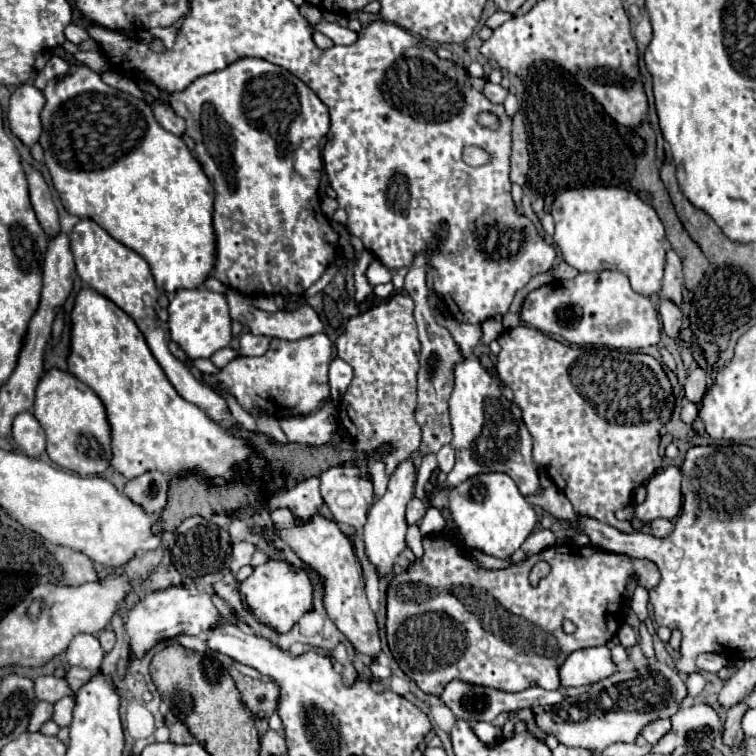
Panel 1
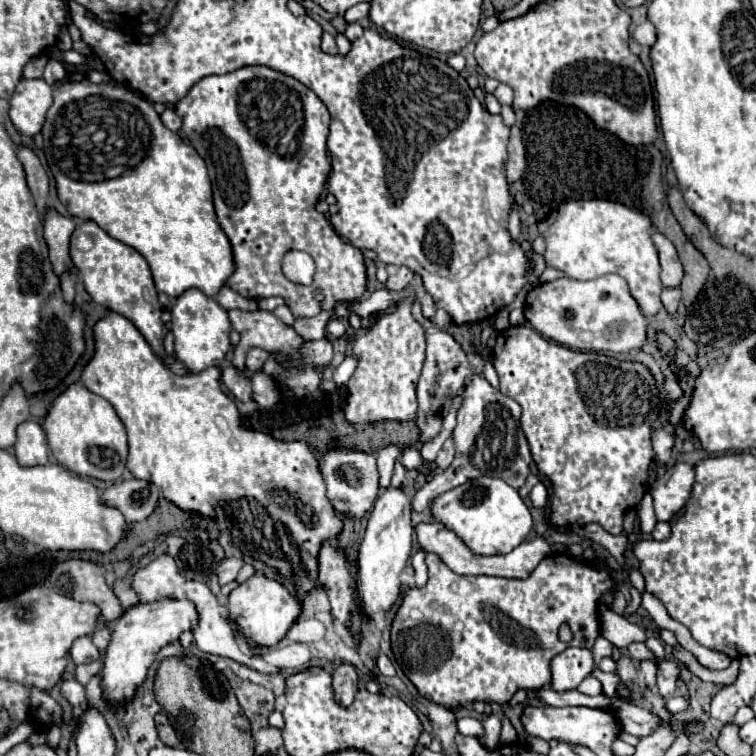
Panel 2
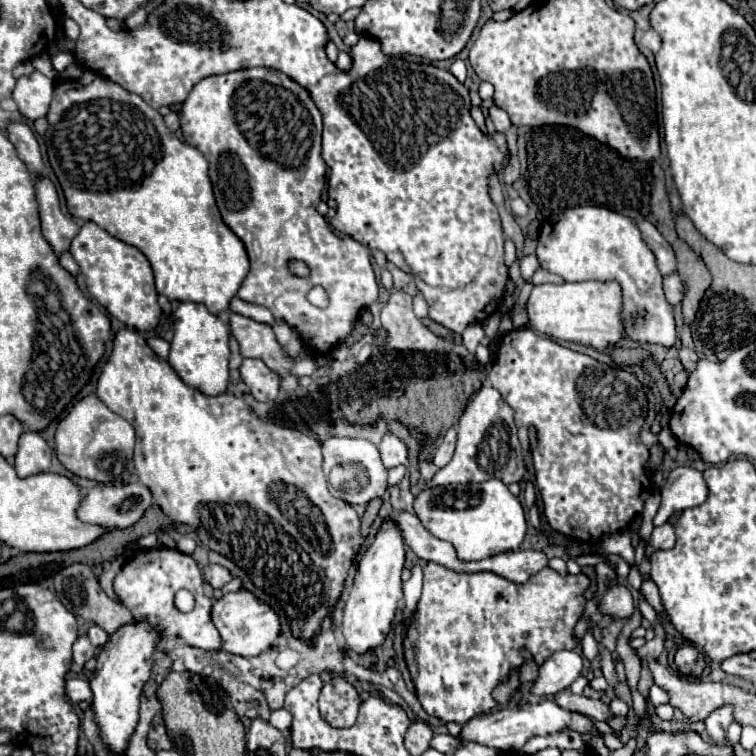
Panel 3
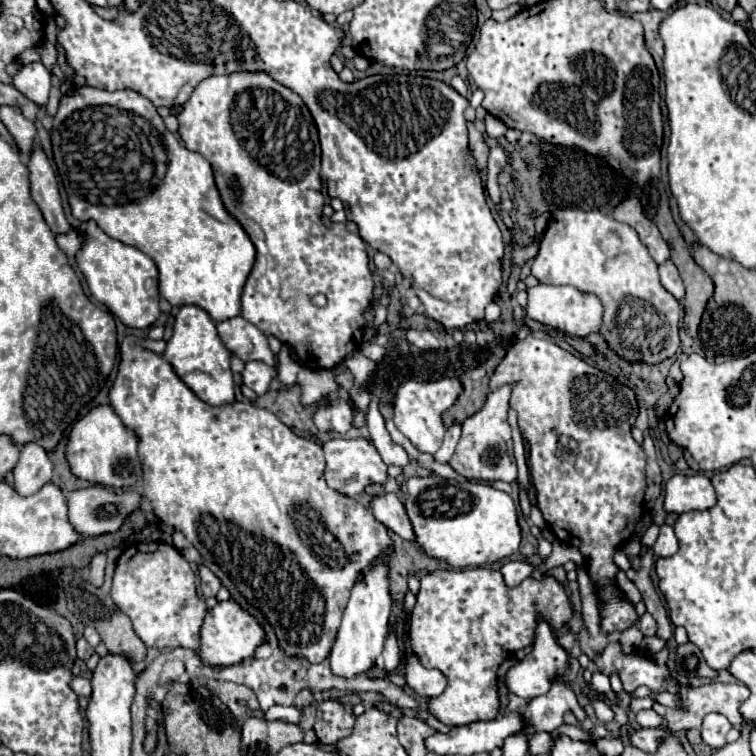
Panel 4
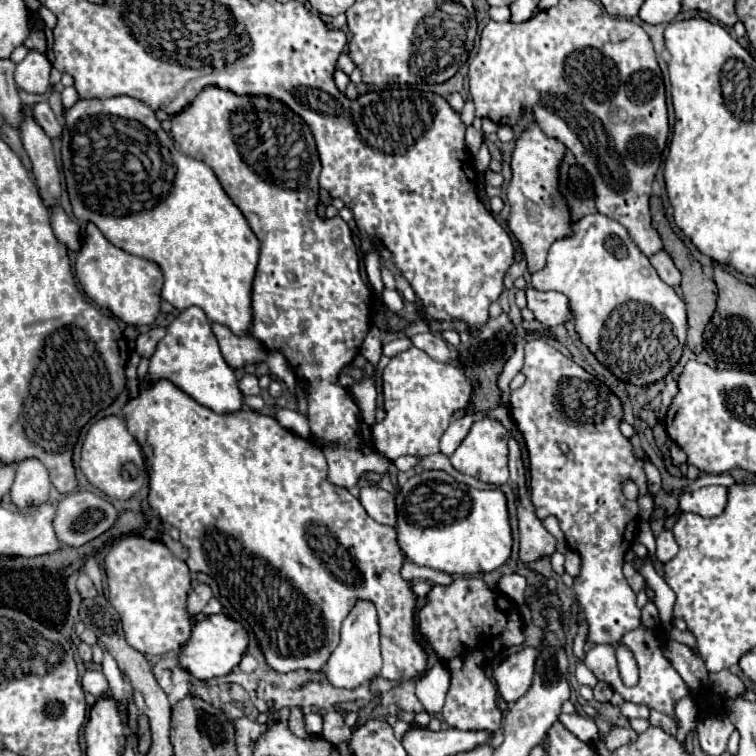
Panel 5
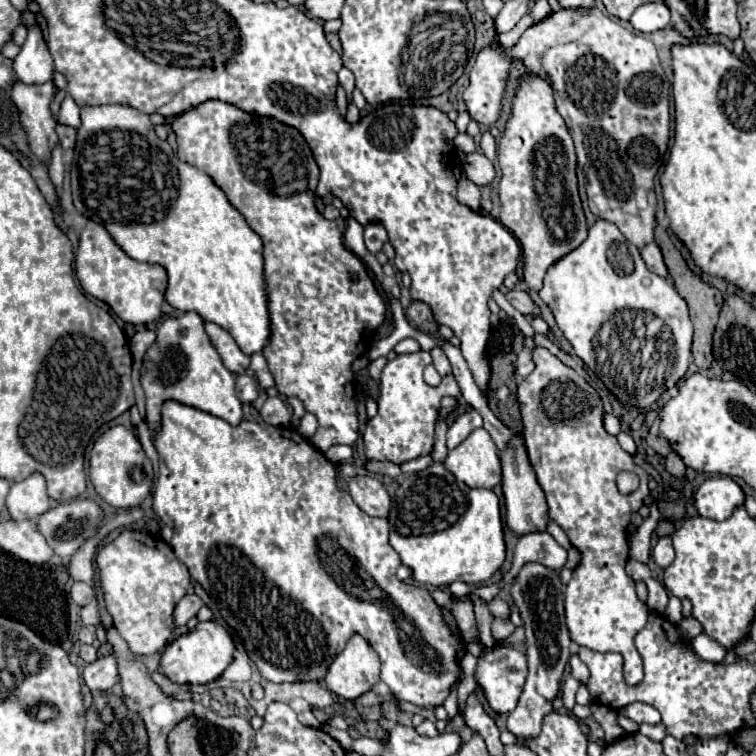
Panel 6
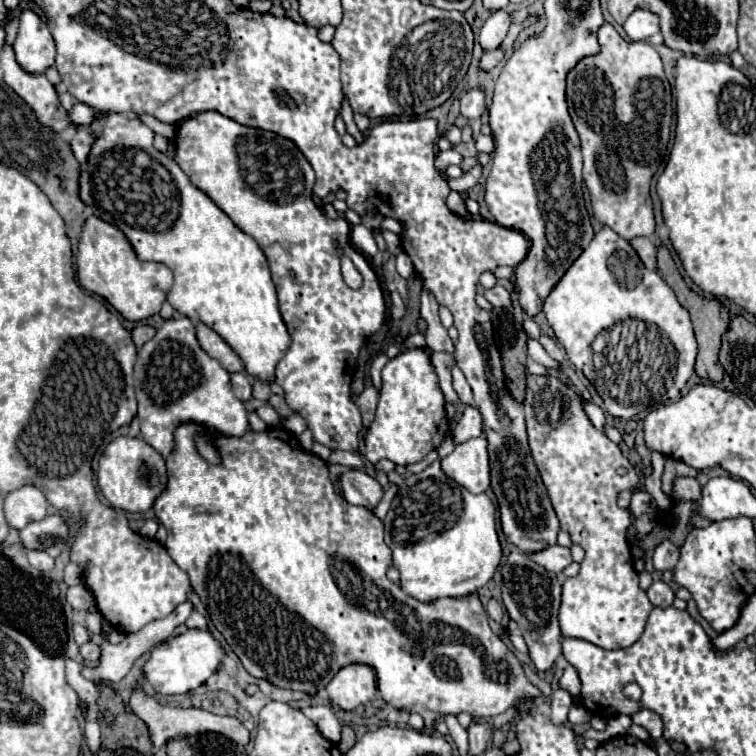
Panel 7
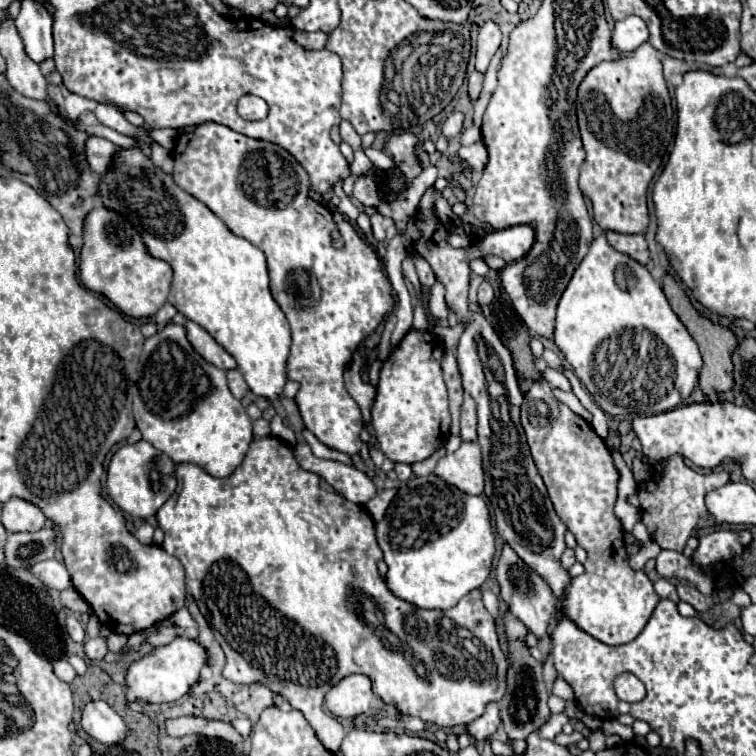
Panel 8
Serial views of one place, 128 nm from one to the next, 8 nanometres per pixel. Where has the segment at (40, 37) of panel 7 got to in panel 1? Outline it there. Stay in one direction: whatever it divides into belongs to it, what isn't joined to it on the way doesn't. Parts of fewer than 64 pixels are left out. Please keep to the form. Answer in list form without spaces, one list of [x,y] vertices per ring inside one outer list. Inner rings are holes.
[[[32,84],[18,86],[10,96],[8,126],[24,146],[32,148],[40,136],[40,110],[44,108],[44,96]]]

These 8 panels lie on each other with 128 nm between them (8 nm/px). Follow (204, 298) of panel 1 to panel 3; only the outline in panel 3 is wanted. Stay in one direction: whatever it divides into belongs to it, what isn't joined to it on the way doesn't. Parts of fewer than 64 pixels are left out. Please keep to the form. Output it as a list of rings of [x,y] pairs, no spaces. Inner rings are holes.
[[[182,302],[174,312],[174,338],[170,342],[168,364],[176,374],[188,384],[204,394],[222,394],[228,384],[228,338],[230,324],[224,322],[218,314],[208,312],[204,304]]]

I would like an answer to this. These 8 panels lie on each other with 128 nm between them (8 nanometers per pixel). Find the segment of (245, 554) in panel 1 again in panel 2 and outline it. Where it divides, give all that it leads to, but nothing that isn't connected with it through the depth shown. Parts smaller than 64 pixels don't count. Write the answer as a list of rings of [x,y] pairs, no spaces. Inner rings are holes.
[[[226,558],[218,566],[218,580],[220,580],[220,584],[232,582],[238,576],[238,572],[240,572],[242,566],[244,566],[244,560],[242,558]]]

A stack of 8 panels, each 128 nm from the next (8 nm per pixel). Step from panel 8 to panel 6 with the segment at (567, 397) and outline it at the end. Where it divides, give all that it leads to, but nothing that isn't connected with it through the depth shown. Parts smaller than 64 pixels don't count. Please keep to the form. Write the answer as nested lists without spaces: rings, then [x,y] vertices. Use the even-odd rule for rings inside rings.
[[[604,414],[604,428],[608,434],[620,434],[622,432],[622,424],[620,424],[620,418],[612,416],[612,414]]]

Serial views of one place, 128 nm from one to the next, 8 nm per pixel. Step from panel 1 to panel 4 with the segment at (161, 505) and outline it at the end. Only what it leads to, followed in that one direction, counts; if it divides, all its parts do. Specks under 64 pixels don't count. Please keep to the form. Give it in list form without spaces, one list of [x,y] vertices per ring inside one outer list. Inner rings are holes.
[[[106,486],[82,488],[68,496],[68,518],[74,530],[80,532],[82,536],[100,536],[100,534],[116,532],[124,524],[124,520],[140,506],[140,500],[142,496],[134,490],[120,494],[120,492],[108,490]]]

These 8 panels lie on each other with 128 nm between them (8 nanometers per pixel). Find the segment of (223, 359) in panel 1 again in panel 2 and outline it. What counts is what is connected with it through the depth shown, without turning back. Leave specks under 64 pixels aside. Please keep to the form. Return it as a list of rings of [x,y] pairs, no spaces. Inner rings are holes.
[[[106,310],[106,316],[94,322],[92,332],[94,332],[94,356],[92,356],[90,362],[84,366],[82,378],[80,378],[80,380],[82,380],[82,384],[84,384],[88,390],[92,390],[94,394],[98,394],[98,396],[102,396],[102,398],[106,398],[106,400],[110,402],[110,404],[114,406],[116,414],[120,416],[122,424],[126,426],[126,432],[128,432],[128,460],[126,460],[126,468],[128,468],[136,478],[152,480],[154,484],[158,484],[158,486],[162,488],[164,498],[172,500],[172,502],[174,502],[178,508],[182,508],[182,510],[190,510],[190,512],[198,510],[198,512],[202,512],[204,516],[210,516],[214,522],[216,522],[216,520],[230,520],[230,522],[232,522],[232,516],[234,516],[234,522],[232,522],[232,524],[236,526],[236,528],[232,528],[232,530],[234,530],[234,534],[232,534],[232,536],[234,536],[234,542],[236,542],[240,548],[244,548],[246,554],[250,554],[250,556],[254,556],[254,558],[266,562],[268,566],[276,568],[278,574],[280,574],[284,580],[288,580],[288,582],[296,588],[296,592],[298,592],[300,596],[304,596],[312,586],[320,586],[320,582],[318,582],[318,560],[316,560],[318,548],[320,548],[320,544],[322,544],[324,540],[328,540],[332,546],[338,544],[338,534],[340,534],[340,530],[342,530],[342,520],[336,516],[336,512],[334,512],[330,500],[326,498],[326,484],[324,484],[324,478],[322,478],[322,474],[320,474],[320,470],[318,470],[318,454],[316,454],[316,450],[312,450],[312,448],[310,448],[308,444],[304,444],[304,442],[280,442],[280,440],[276,440],[276,438],[272,438],[272,436],[268,436],[268,434],[264,434],[264,432],[240,428],[240,416],[238,416],[236,404],[222,392],[220,382],[218,382],[220,366],[210,366],[210,368],[202,370],[200,374],[196,374],[196,376],[176,376],[174,372],[170,372],[170,370],[158,360],[158,356],[152,352],[152,348],[148,346],[148,342],[144,340],[144,336],[138,332],[138,328],[136,328],[126,316],[120,316],[120,314],[116,314],[116,312]],[[264,514],[268,514],[268,516],[272,518],[272,520],[268,520],[268,522],[272,522],[272,526],[276,528],[276,530],[274,530],[276,534],[264,532]]]

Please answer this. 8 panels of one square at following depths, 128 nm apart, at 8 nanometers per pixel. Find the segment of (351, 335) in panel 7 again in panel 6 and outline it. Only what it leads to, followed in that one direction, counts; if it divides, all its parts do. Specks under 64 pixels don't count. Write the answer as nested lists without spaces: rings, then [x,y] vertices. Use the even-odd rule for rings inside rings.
[[[206,100],[172,120],[178,142],[178,158],[200,168],[224,190],[232,206],[246,218],[248,226],[264,242],[264,282],[270,312],[270,338],[262,354],[268,360],[276,388],[284,396],[298,396],[308,412],[318,418],[318,430],[310,442],[326,452],[330,446],[352,446],[358,438],[358,418],[354,400],[352,362],[366,354],[374,340],[374,330],[384,320],[384,300],[360,256],[344,246],[346,222],[322,218],[314,204],[318,184],[318,164],[300,132],[268,116],[244,112],[222,100]]]

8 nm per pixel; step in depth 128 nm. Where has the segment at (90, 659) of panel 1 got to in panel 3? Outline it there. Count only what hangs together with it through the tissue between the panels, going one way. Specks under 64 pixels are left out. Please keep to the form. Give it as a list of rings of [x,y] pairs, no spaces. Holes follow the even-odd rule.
[[[80,636],[76,642],[74,642],[74,662],[82,668],[86,660],[94,658],[96,656],[96,648],[90,644],[88,636]]]

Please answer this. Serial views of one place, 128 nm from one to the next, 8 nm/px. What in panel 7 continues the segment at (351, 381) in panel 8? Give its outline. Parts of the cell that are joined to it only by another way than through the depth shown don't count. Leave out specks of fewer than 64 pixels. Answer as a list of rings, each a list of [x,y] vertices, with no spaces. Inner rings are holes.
[[[364,390],[358,400],[356,400],[360,412],[362,412],[362,422],[364,422],[364,428],[370,426],[370,422],[374,420],[374,410],[376,410],[376,404],[378,404],[378,392],[376,390]]]

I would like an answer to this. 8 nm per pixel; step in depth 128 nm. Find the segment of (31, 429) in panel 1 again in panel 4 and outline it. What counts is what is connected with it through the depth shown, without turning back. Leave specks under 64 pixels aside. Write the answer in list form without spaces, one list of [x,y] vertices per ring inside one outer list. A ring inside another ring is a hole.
[[[24,444],[20,450],[20,460],[14,468],[14,488],[22,496],[38,492],[52,478],[54,464],[44,448],[38,444]]]

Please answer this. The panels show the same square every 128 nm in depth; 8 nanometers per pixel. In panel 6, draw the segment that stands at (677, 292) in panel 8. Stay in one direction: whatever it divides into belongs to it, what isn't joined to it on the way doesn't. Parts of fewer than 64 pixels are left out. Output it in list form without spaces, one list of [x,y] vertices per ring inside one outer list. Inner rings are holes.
[[[656,226],[656,244],[660,246],[662,254],[664,254],[664,262],[668,266],[668,272],[674,280],[674,286],[678,290],[678,294],[686,300],[688,308],[690,308],[690,320],[694,324],[694,342],[692,342],[692,358],[694,358],[694,364],[698,368],[708,368],[710,362],[712,362],[712,334],[714,334],[714,326],[716,326],[716,320],[718,320],[718,312],[720,312],[720,306],[722,306],[722,294],[718,288],[706,284],[702,280],[700,274],[694,274],[684,256],[680,254],[680,250],[672,244],[670,236],[666,230],[660,230],[660,226]]]

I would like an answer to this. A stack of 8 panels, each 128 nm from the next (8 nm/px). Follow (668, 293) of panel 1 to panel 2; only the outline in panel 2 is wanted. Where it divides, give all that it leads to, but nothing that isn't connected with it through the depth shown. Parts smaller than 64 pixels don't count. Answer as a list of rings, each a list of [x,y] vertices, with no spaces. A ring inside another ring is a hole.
[[[654,232],[652,238],[654,238],[654,242],[658,246],[658,254],[660,254],[660,266],[662,266],[660,280],[662,280],[662,286],[664,288],[678,288],[684,274],[682,274],[682,264],[680,264],[680,258],[676,254],[676,248],[660,232]]]

